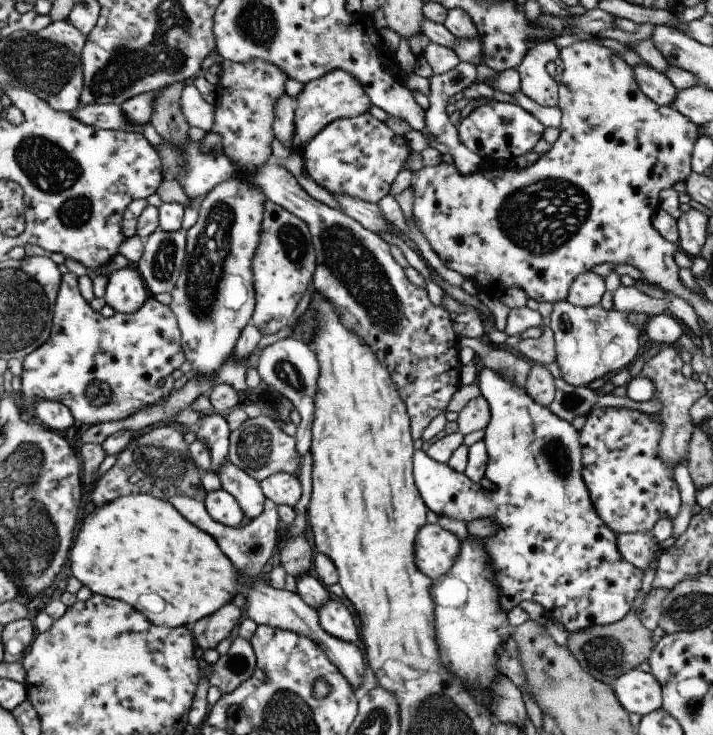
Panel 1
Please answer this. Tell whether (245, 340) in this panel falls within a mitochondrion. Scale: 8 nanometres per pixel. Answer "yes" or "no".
no

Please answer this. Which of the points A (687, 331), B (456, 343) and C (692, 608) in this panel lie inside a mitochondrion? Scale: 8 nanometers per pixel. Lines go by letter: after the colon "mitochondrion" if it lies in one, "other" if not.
A: other
B: other
C: mitochondrion

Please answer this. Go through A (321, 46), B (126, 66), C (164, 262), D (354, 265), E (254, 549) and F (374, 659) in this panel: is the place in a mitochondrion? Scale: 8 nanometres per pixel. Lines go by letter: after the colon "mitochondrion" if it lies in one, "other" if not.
A: mitochondrion
B: mitochondrion
C: mitochondrion
D: mitochondrion
E: other
F: other

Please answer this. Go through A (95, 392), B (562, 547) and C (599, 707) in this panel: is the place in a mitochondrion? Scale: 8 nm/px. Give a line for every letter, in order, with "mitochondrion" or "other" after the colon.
A: mitochondrion
B: other
C: other

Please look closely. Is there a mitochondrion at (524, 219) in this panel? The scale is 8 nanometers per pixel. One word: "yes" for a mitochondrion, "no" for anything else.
yes

